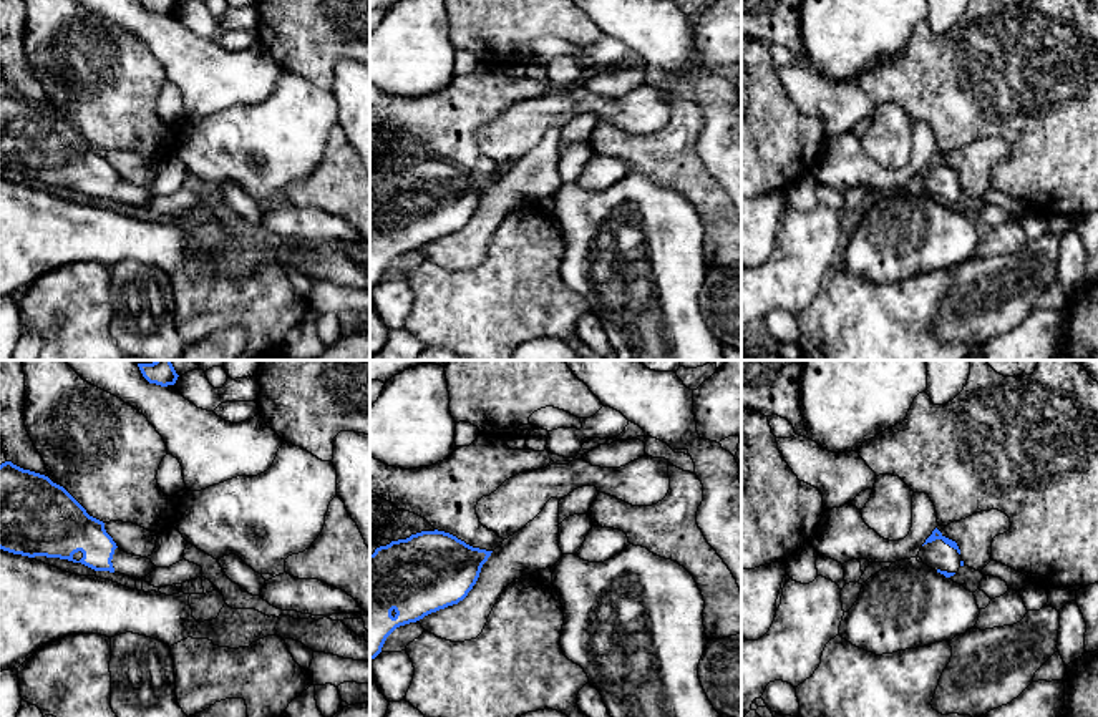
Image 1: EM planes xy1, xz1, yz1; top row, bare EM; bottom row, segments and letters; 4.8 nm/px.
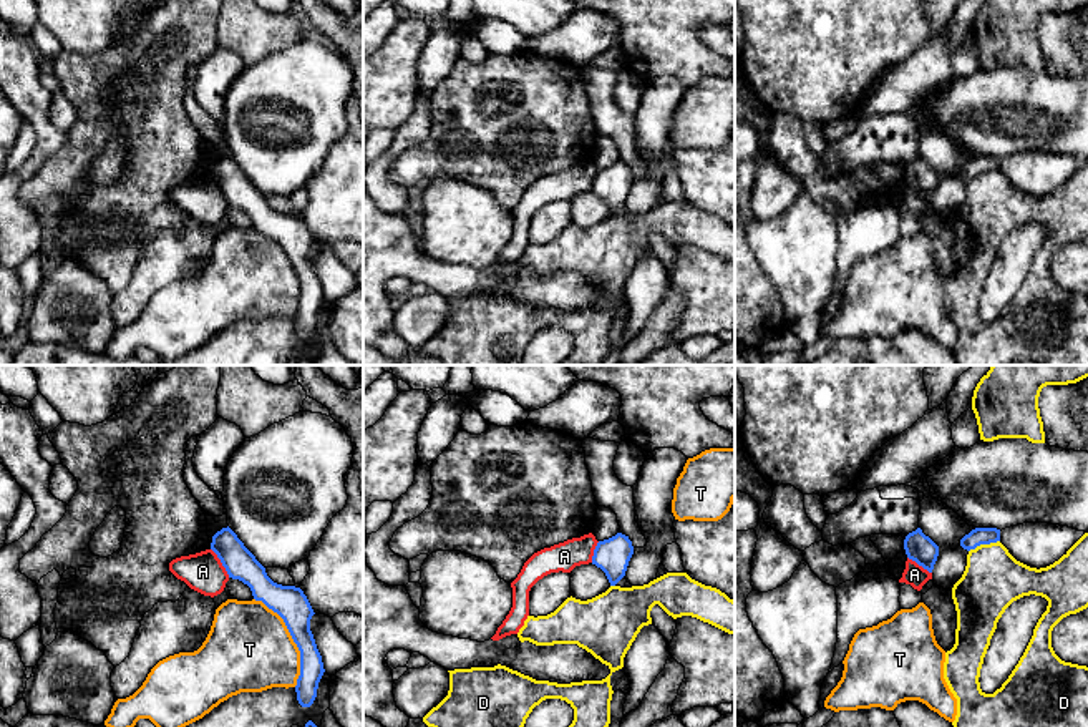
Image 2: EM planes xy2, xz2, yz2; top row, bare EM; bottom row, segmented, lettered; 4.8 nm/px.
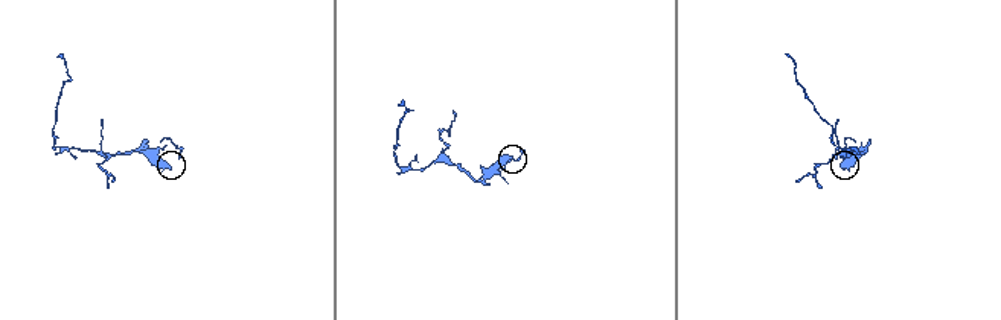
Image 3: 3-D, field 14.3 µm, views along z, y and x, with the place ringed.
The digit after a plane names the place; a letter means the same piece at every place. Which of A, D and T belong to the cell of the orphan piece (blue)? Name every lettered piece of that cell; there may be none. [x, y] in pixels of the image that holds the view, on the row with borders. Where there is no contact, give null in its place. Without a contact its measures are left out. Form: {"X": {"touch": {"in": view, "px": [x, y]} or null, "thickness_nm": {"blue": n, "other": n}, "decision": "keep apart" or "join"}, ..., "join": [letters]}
{"A": {"touch": {"in": "xy2", "px": [221, 561]}, "thickness_nm": {"blue": 150, "other": 190}, "decision": "keep apart"}, "D": {"touch": {"in": "yz2", "px": [984, 543]}, "thickness_nm": {"blue": 90, "other": 280}, "decision": "keep apart"}, "T": {"touch": {"in": "xy2", "px": [292, 638]}, "thickness_nm": {"blue": 160, "other": 420}, "decision": "keep apart"}, "join": []}

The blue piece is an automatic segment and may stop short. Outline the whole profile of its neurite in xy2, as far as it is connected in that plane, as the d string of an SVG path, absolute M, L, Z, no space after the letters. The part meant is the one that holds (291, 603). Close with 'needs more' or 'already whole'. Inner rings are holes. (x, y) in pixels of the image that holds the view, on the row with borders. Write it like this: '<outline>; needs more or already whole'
M229 526L212 536L211 549L221 559L229 578L247 584L255 601L262 601L284 619L300 651L300 676L295 686L297 700L302 707L310 707L325 669L310 631L310 619L315 612L307 596L300 588L274 583L265 568Z; already whole

